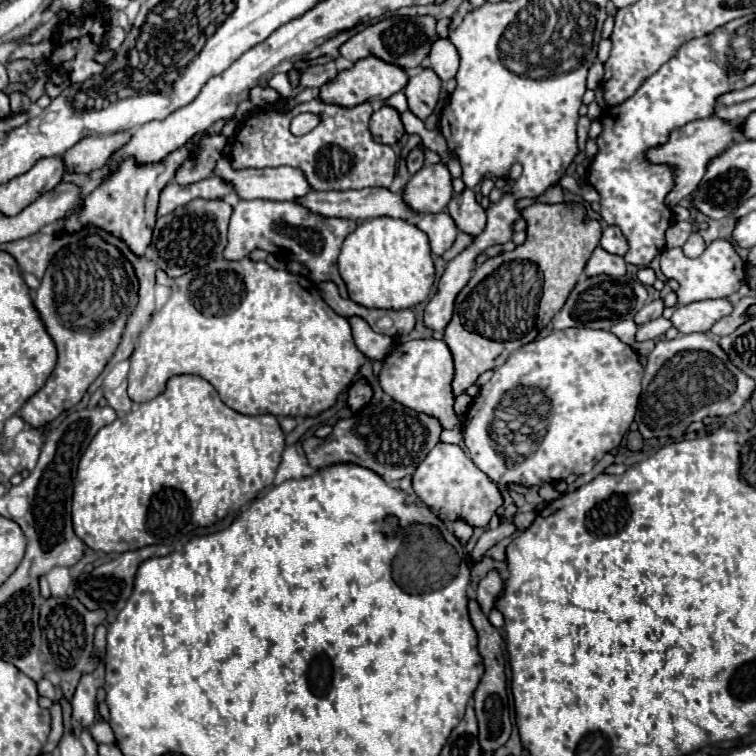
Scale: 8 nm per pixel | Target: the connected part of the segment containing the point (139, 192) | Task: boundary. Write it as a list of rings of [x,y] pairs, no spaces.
[[[202,134],[194,136],[186,148],[172,152],[170,156],[166,156],[162,162],[156,164],[148,164],[148,166],[136,166],[134,160],[124,160],[120,164],[120,168],[116,172],[112,172],[110,178],[106,178],[92,194],[88,194],[84,198],[84,208],[80,208],[80,212],[72,212],[64,218],[64,226],[60,232],[80,232],[82,228],[94,226],[100,228],[116,238],[120,238],[122,242],[126,242],[126,246],[138,256],[142,258],[146,254],[146,248],[152,240],[152,230],[154,230],[154,220],[156,220],[156,206],[158,206],[158,194],[160,190],[174,178],[176,168],[190,156],[190,150],[196,146],[198,138]]]

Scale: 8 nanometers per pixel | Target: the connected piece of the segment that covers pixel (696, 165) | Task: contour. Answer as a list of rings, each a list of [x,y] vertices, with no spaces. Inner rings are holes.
[[[704,118],[704,120],[694,120],[692,124],[686,124],[684,128],[672,130],[672,136],[668,138],[666,144],[660,144],[660,148],[652,148],[648,152],[648,160],[652,164],[672,164],[676,168],[676,188],[668,192],[668,200],[664,200],[670,208],[674,208],[682,198],[686,198],[702,180],[706,164],[718,156],[730,142],[738,140],[740,132],[736,130],[736,124],[722,122],[718,118]]]

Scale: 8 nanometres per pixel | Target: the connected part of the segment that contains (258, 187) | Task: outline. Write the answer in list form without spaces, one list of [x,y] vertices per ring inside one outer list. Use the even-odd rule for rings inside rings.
[[[220,158],[218,164],[216,164],[216,168],[214,168],[214,176],[222,178],[234,190],[234,194],[240,200],[256,200],[256,198],[264,198],[264,200],[294,200],[294,198],[304,196],[304,194],[310,192],[310,186],[308,186],[304,174],[298,168],[292,168],[292,166],[236,170],[228,162],[228,158]]]

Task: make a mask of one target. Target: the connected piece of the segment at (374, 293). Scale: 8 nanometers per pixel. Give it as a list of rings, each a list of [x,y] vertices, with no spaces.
[[[398,218],[362,222],[342,244],[338,270],[350,300],[364,308],[414,308],[424,302],[434,284],[434,264],[428,236]]]

